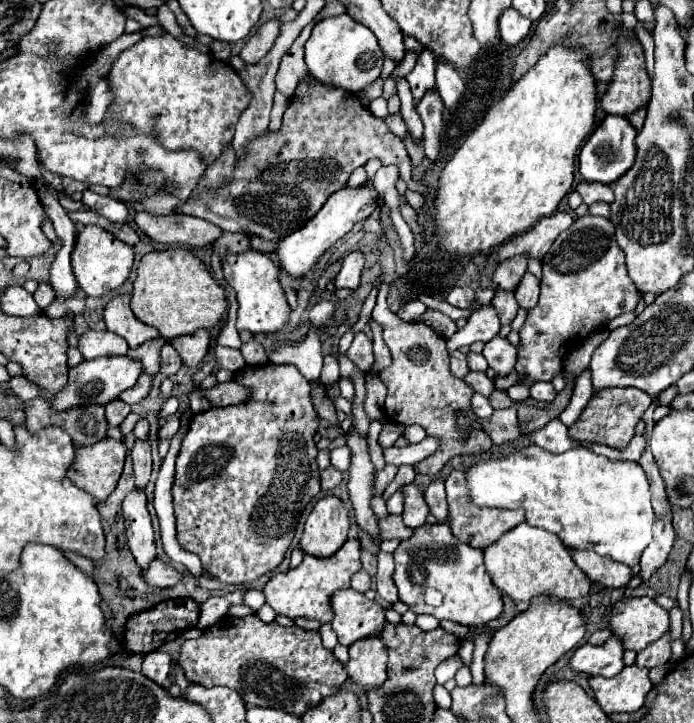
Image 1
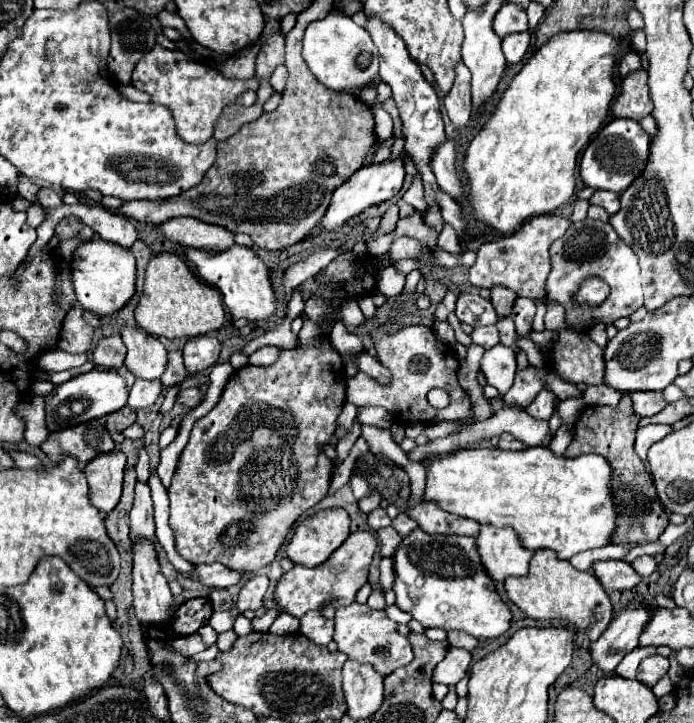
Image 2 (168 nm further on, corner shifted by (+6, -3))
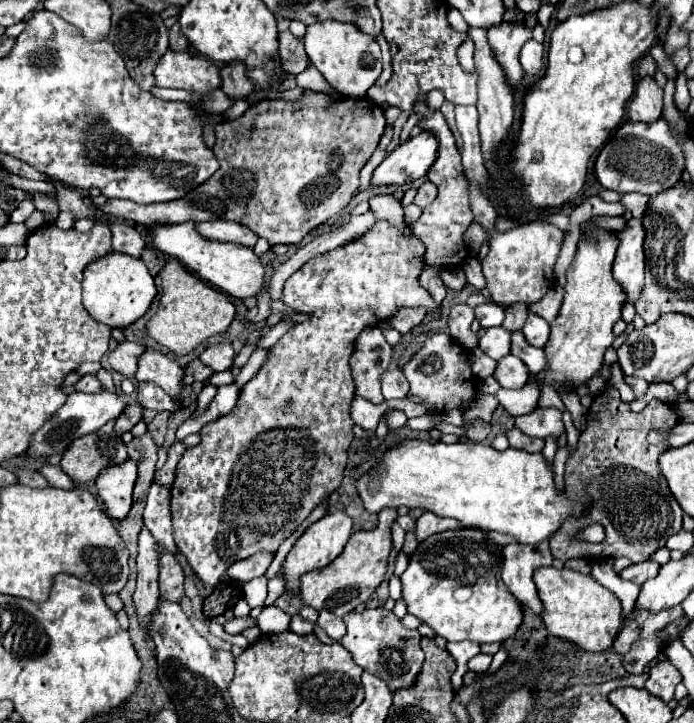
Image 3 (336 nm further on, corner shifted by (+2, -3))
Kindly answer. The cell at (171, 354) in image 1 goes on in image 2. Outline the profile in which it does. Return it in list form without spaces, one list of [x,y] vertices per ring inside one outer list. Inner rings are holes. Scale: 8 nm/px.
[[[169,351],[167,355],[167,369],[165,375],[161,375],[163,385],[177,385],[187,377],[187,371],[183,367],[183,357],[181,351]]]

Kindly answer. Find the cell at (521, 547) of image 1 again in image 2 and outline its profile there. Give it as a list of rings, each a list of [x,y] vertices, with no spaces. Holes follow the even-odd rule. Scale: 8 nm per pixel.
[[[535,551],[529,563],[529,573],[525,577],[507,577],[503,583],[509,599],[525,615],[542,621],[560,619],[575,623],[579,629],[585,630],[590,641],[597,641],[611,621],[609,597],[593,573],[575,569],[569,561],[557,559],[553,551]]]

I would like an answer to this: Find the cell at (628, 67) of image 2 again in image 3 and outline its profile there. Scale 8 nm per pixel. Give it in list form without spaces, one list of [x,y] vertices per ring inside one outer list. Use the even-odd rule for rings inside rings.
[[[645,55],[645,57],[637,63],[637,73],[639,73],[639,77],[647,77],[647,75],[653,77],[655,71],[657,71],[657,65],[655,65],[655,61],[653,61],[651,55]]]

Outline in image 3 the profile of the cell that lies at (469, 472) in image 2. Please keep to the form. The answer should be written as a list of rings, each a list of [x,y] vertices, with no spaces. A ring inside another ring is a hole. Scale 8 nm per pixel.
[[[403,439],[385,451],[381,463],[363,473],[357,479],[357,493],[363,501],[363,507],[369,513],[379,513],[385,507],[409,507],[431,511],[439,517],[453,517],[463,527],[477,527],[483,531],[499,531],[513,535],[523,545],[535,545],[549,539],[565,521],[567,515],[579,513],[587,503],[569,501],[565,493],[557,493],[553,485],[553,467],[545,463],[541,453],[525,453],[509,447],[507,451],[497,451],[491,445],[461,441],[447,445],[443,441],[421,441],[421,439]]]

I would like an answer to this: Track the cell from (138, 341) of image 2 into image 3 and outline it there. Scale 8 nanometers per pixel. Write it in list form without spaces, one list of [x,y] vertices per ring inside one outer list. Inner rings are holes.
[[[147,349],[141,359],[139,359],[139,369],[137,369],[137,381],[153,381],[159,387],[163,387],[175,401],[177,409],[181,409],[181,385],[183,385],[183,377],[185,371],[181,365],[177,365],[177,361],[165,357],[159,351]]]

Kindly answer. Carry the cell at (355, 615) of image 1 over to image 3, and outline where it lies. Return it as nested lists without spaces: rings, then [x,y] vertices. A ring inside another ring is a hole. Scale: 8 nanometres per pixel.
[[[365,609],[363,613],[349,613],[343,617],[343,621],[347,625],[347,635],[341,639],[341,645],[351,651],[357,665],[383,679],[391,691],[409,689],[415,685],[425,661],[423,649],[419,647],[419,631],[403,627],[393,611],[387,609]]]

